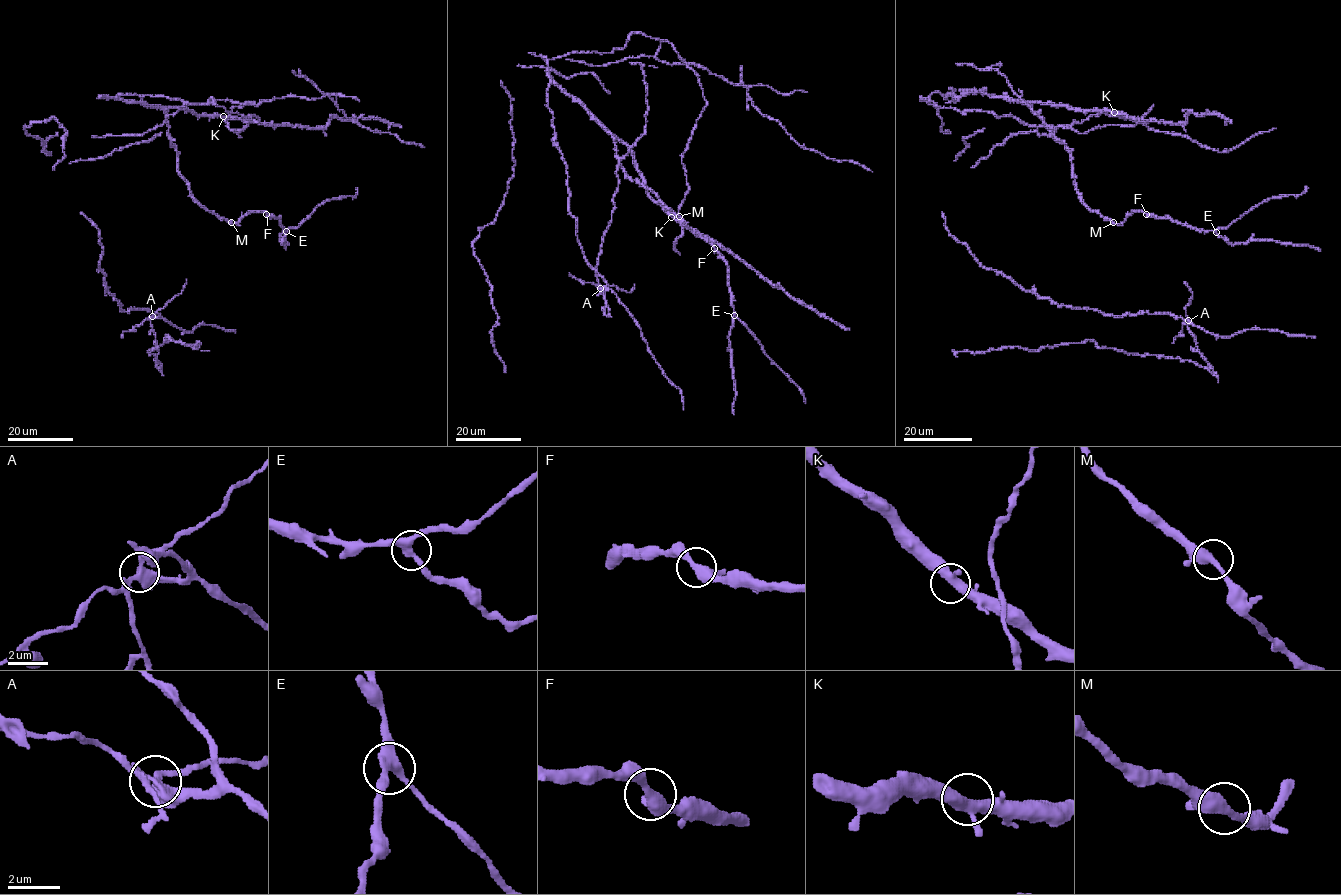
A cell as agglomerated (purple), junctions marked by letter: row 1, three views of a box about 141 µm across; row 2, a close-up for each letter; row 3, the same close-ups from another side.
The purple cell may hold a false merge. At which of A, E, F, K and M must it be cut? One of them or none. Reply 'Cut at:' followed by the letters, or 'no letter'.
Cut at: A

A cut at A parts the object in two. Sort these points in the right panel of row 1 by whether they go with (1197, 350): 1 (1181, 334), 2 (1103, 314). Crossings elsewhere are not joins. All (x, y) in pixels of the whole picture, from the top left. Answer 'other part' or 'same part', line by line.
1: same part
2: other part

